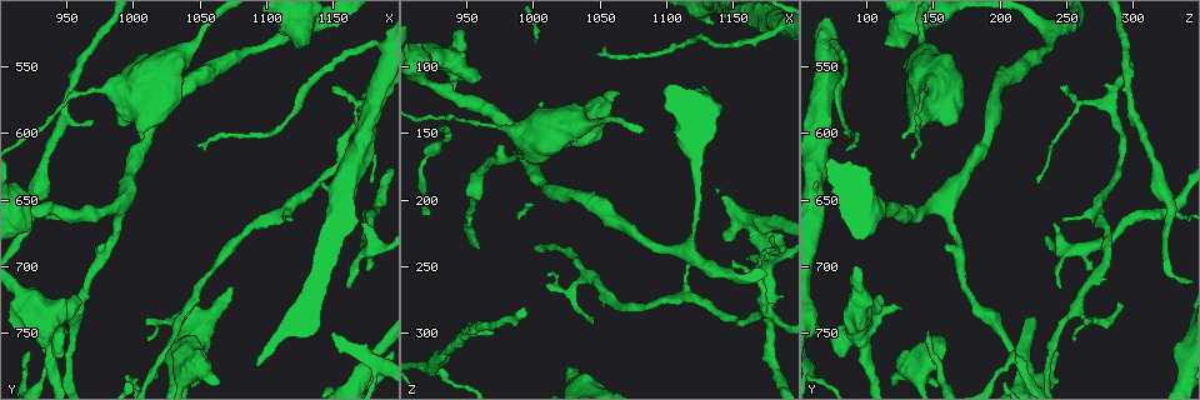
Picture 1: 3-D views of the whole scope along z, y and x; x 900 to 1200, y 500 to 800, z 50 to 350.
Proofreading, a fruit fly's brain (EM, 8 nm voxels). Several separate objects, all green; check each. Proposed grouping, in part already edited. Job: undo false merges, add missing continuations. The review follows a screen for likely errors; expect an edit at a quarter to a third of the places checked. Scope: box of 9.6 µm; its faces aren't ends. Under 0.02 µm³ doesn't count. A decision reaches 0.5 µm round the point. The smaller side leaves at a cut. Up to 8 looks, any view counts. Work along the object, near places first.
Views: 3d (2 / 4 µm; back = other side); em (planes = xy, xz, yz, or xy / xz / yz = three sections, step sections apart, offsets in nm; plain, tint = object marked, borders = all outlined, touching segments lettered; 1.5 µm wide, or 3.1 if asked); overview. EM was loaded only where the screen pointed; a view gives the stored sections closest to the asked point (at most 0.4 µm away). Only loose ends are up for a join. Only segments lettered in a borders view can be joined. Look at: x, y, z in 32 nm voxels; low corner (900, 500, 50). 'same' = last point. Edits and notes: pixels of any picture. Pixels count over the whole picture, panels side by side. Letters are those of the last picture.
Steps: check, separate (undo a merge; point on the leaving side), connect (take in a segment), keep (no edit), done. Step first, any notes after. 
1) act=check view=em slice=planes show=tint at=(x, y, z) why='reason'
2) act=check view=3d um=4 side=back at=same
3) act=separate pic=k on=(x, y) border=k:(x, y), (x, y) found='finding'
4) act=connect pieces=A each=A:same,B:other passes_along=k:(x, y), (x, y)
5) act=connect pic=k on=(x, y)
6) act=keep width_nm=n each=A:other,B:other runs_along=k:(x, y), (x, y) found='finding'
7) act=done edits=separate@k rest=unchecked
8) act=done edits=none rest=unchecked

act=check view=3d um=2 at=(1182, 534, 72)

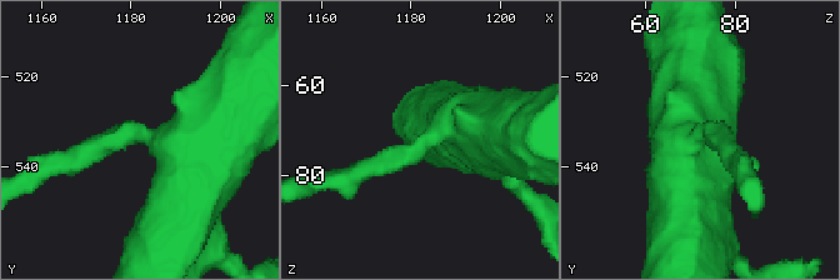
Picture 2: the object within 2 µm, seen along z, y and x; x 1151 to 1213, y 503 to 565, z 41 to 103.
act=check view=em slice=planes show=tint at=(1182, 532, 74) arms=3 arm_widths_nm=170,480,480

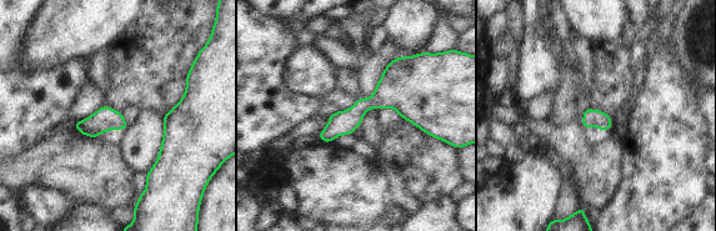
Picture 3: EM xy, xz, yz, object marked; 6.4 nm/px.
act=check view=em slice=planes show=borders at=same why='what lies round it'

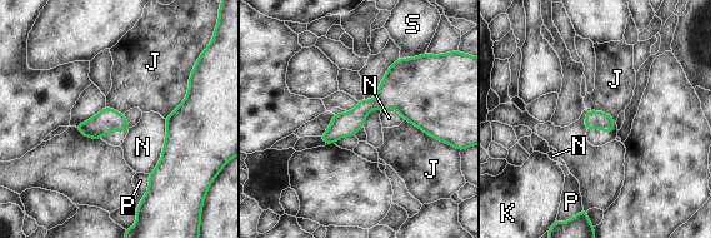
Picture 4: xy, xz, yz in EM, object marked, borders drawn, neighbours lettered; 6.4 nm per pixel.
act=keep width_nm=110 each=J:other,K:other,N:other,P:other,S:other border=4:(191, 72), (185, 99), (165, 119) found='one neuron here'

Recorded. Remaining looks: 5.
act=check view=em slice=yz step=4 show=plain at=(1170, 668, 238)

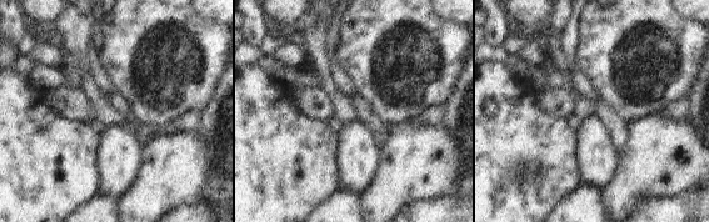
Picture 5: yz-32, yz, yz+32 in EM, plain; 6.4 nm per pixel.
act=check view=em slice=yz step=4 show=borders at=same

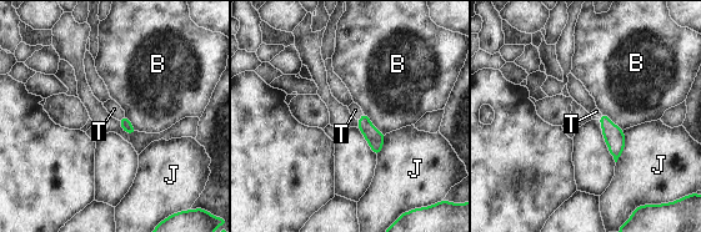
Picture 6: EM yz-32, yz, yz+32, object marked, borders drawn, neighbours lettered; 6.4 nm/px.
act=connect pieces=T each=B:other,J:other,T:same passes_along=6:(375, 139), (360, 116), (355, 110) found='the neuron continues'

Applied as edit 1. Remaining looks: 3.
act=check view=overview why='redraw'

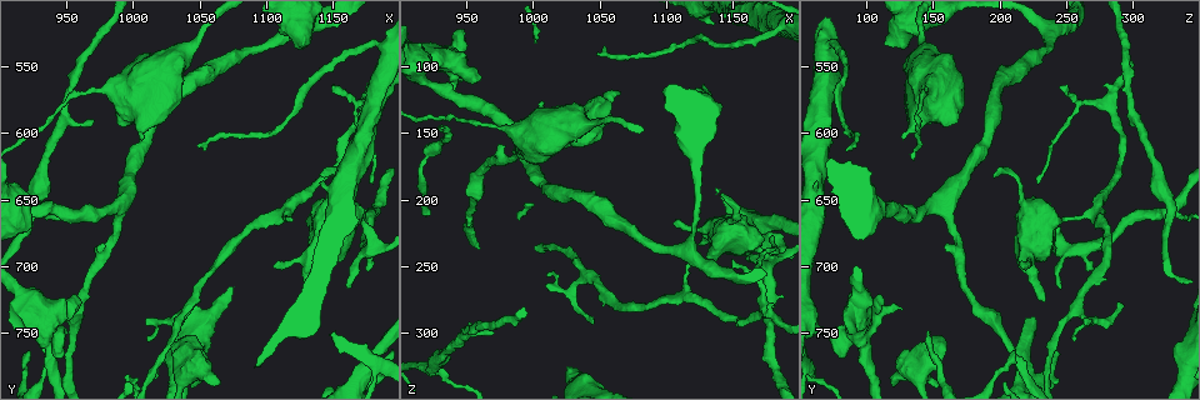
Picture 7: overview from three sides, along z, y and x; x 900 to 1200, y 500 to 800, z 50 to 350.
act=check view=3d um=4 at=(950, 724, 94) why='free end'

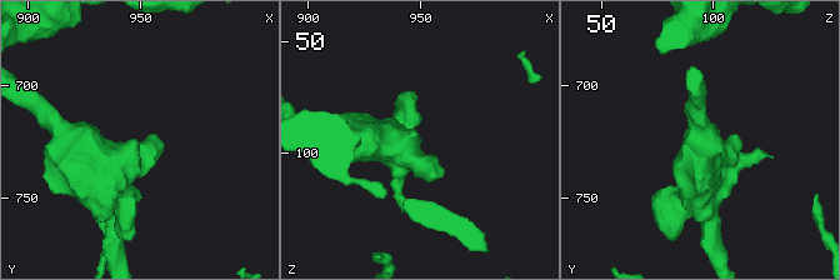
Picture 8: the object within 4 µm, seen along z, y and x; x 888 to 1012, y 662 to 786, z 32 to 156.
act=check view=em slice=planes show=borders at=(949, 725, 92)

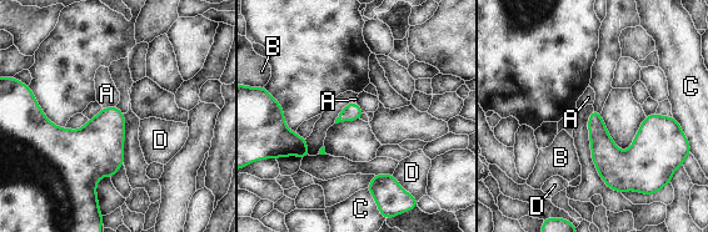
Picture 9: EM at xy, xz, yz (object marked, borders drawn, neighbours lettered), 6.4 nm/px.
act=keep each=A:other,B:other,C:other,D:other border=9:(115, 105), (103, 109) found='none of them fits'

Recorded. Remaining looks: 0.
act=done edits=connect@6 rest=unchecked

